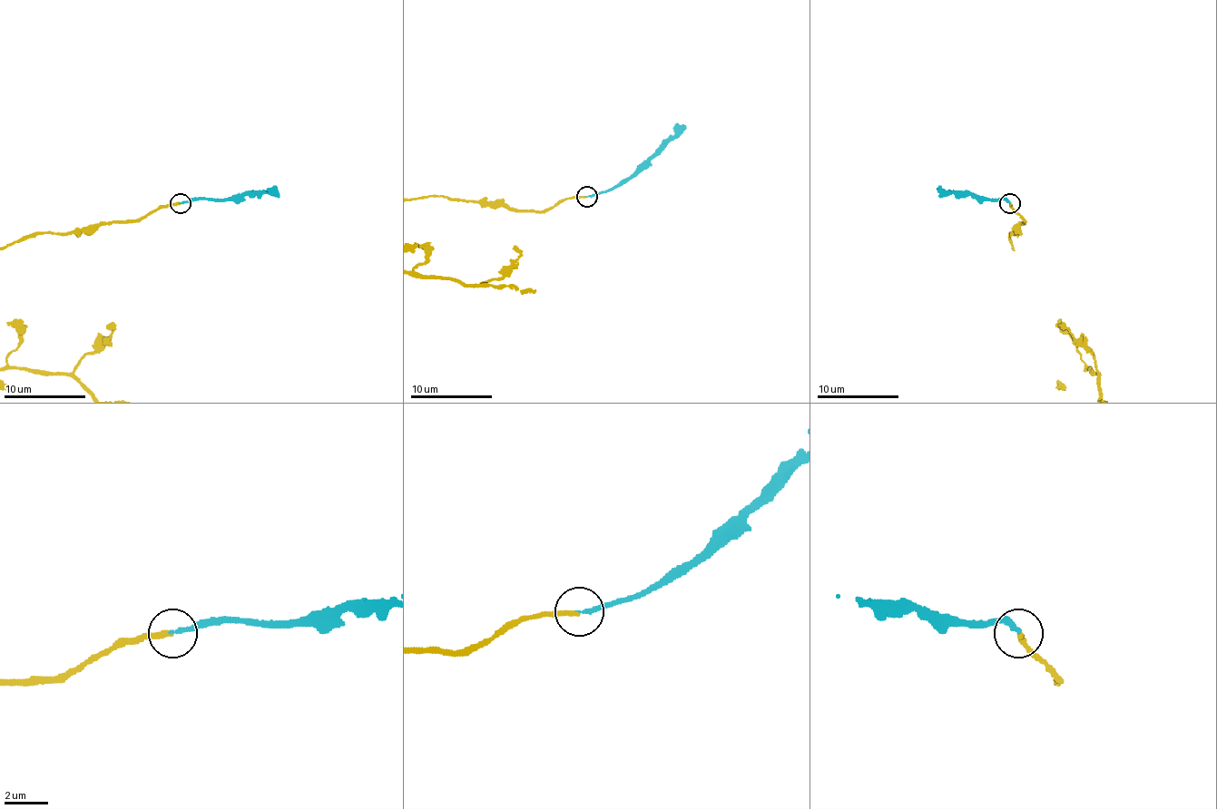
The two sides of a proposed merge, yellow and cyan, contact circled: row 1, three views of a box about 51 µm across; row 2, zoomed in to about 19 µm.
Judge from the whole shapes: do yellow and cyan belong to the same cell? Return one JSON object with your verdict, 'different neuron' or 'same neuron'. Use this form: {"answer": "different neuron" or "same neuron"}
{"answer": "same neuron"}

